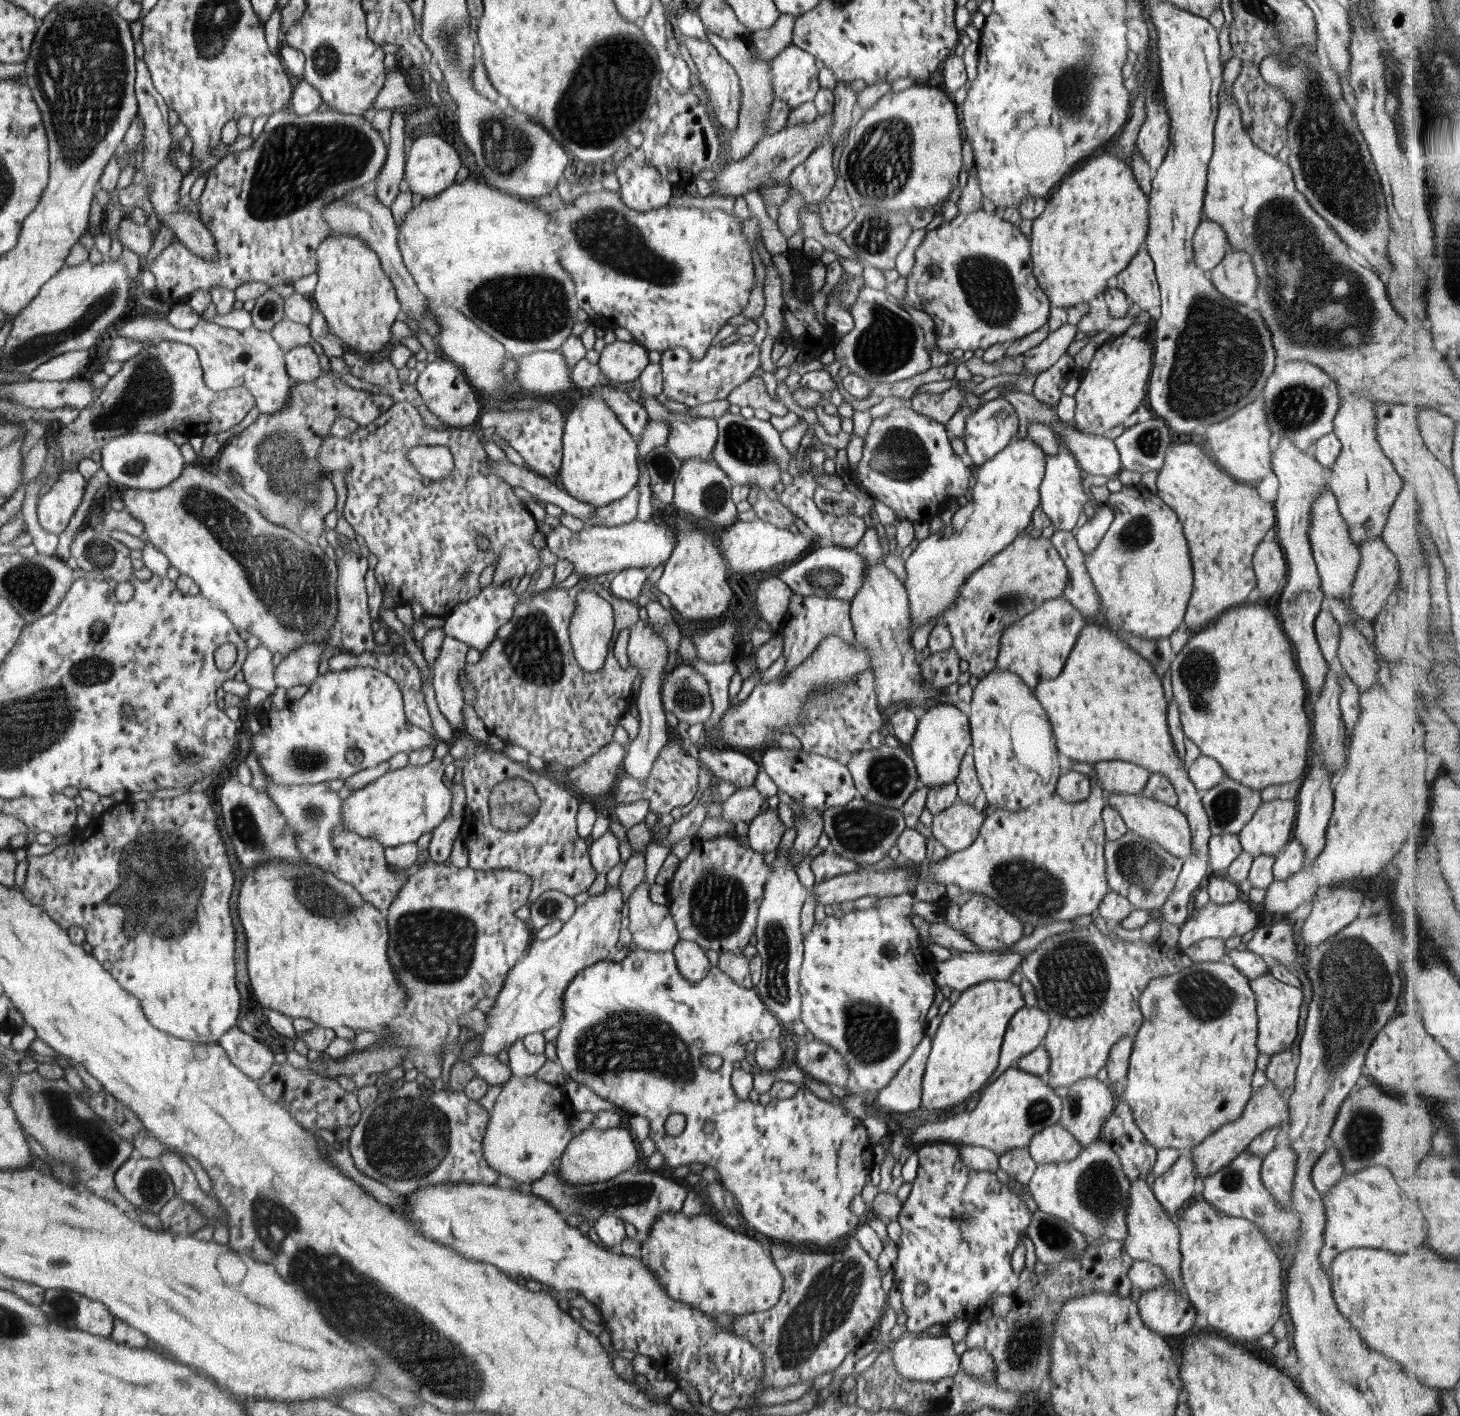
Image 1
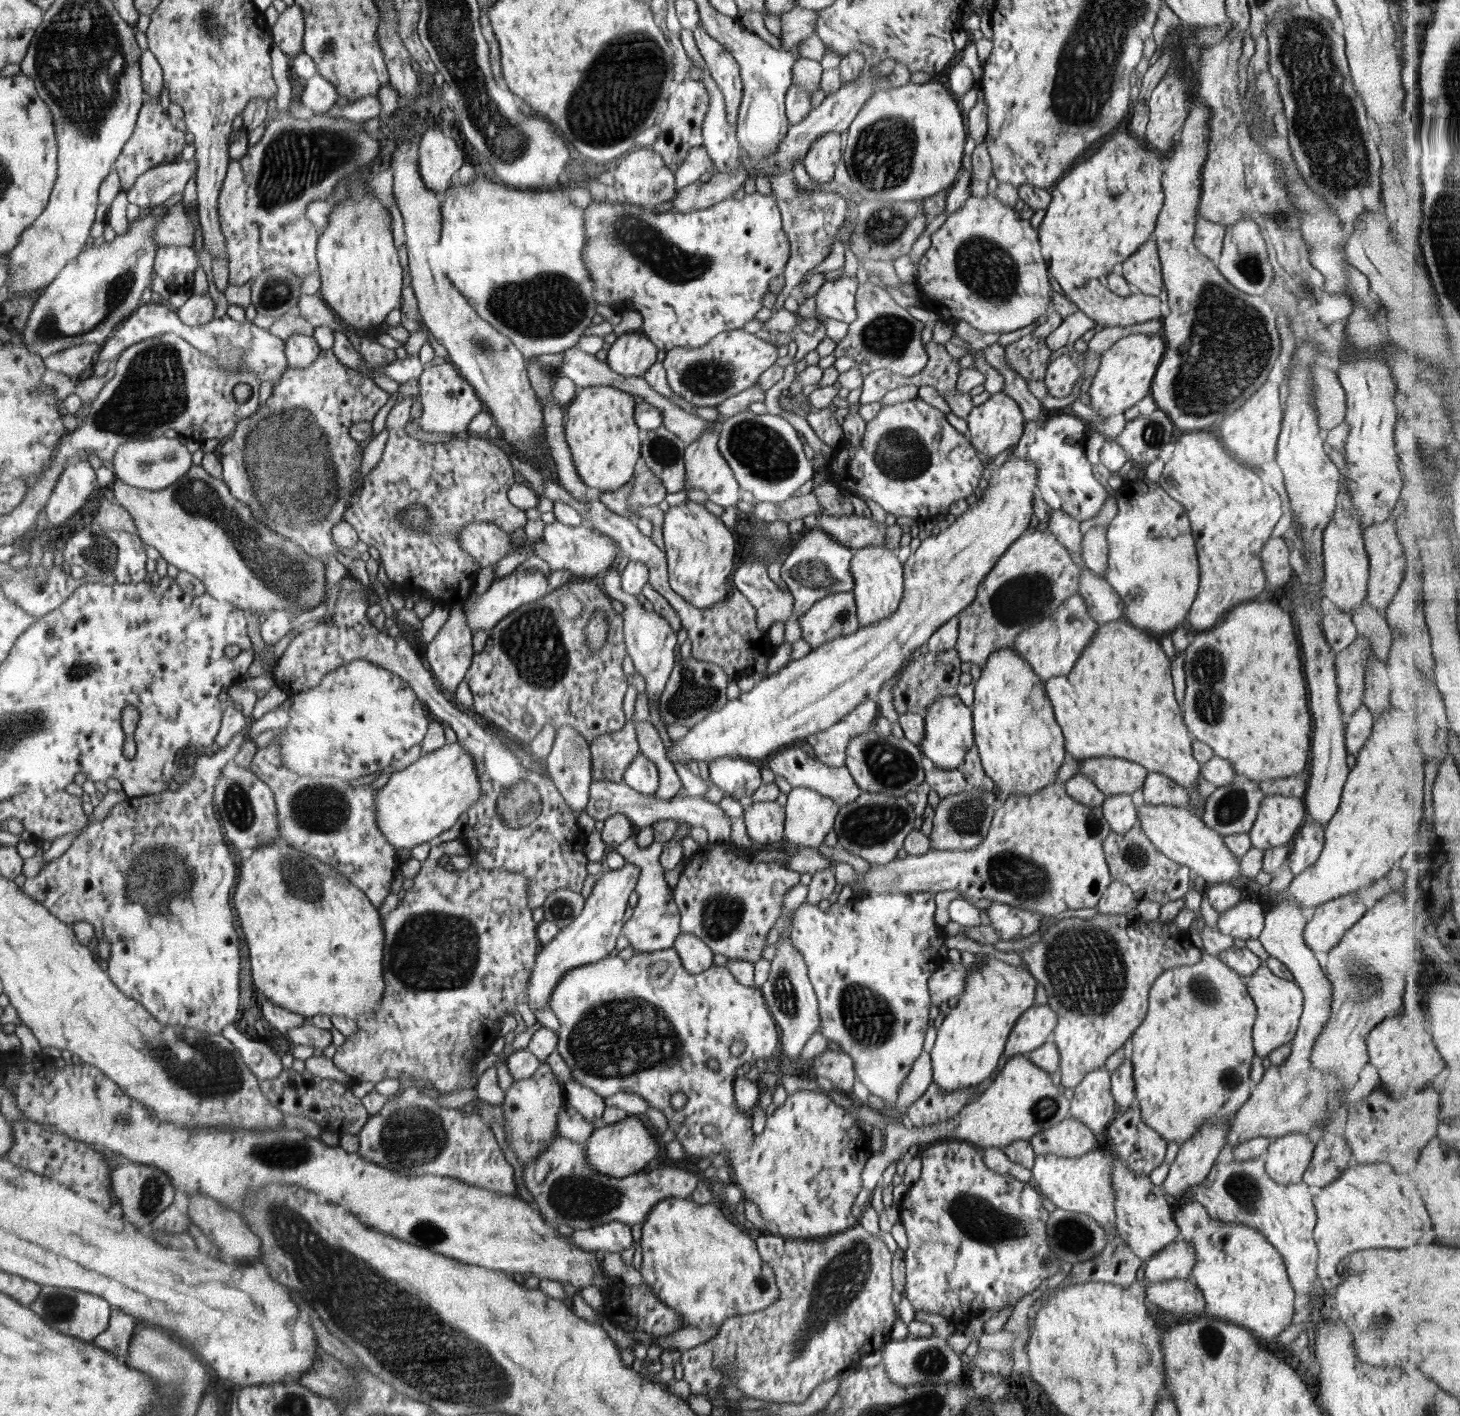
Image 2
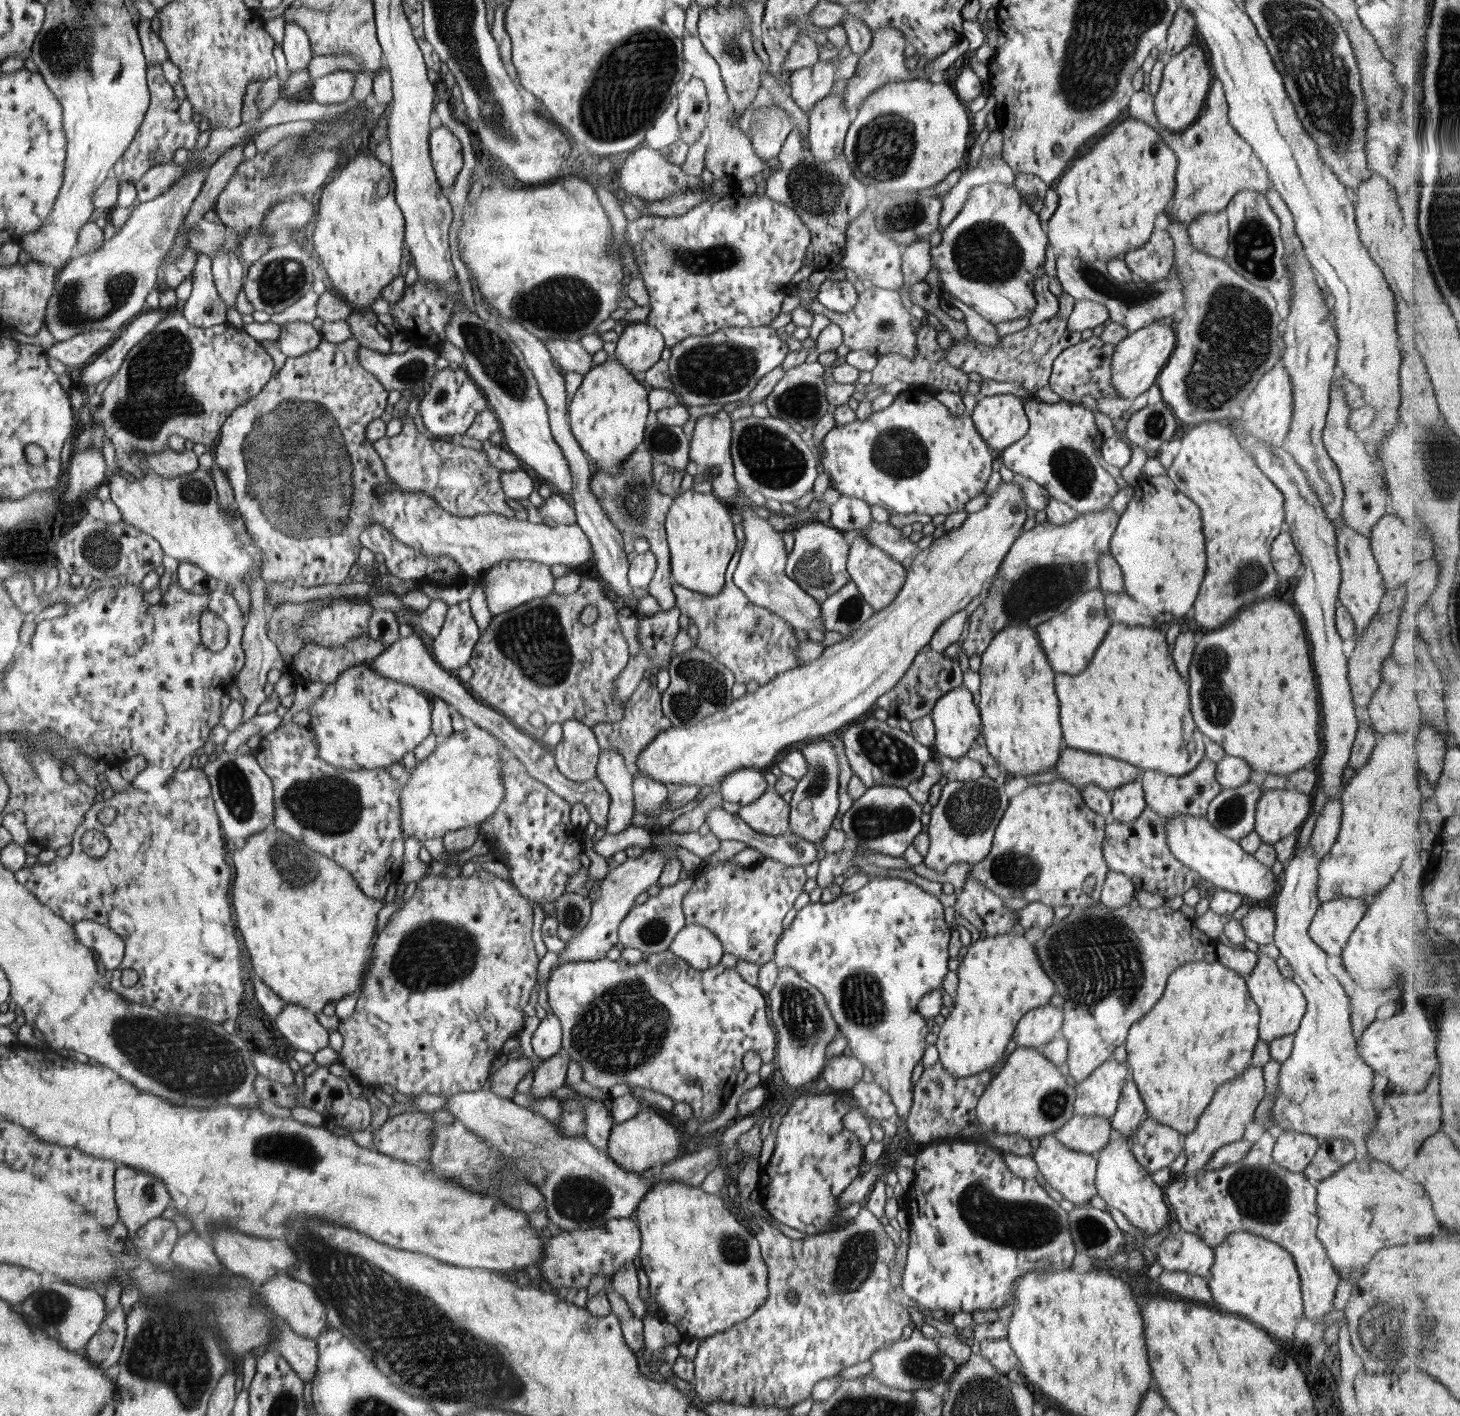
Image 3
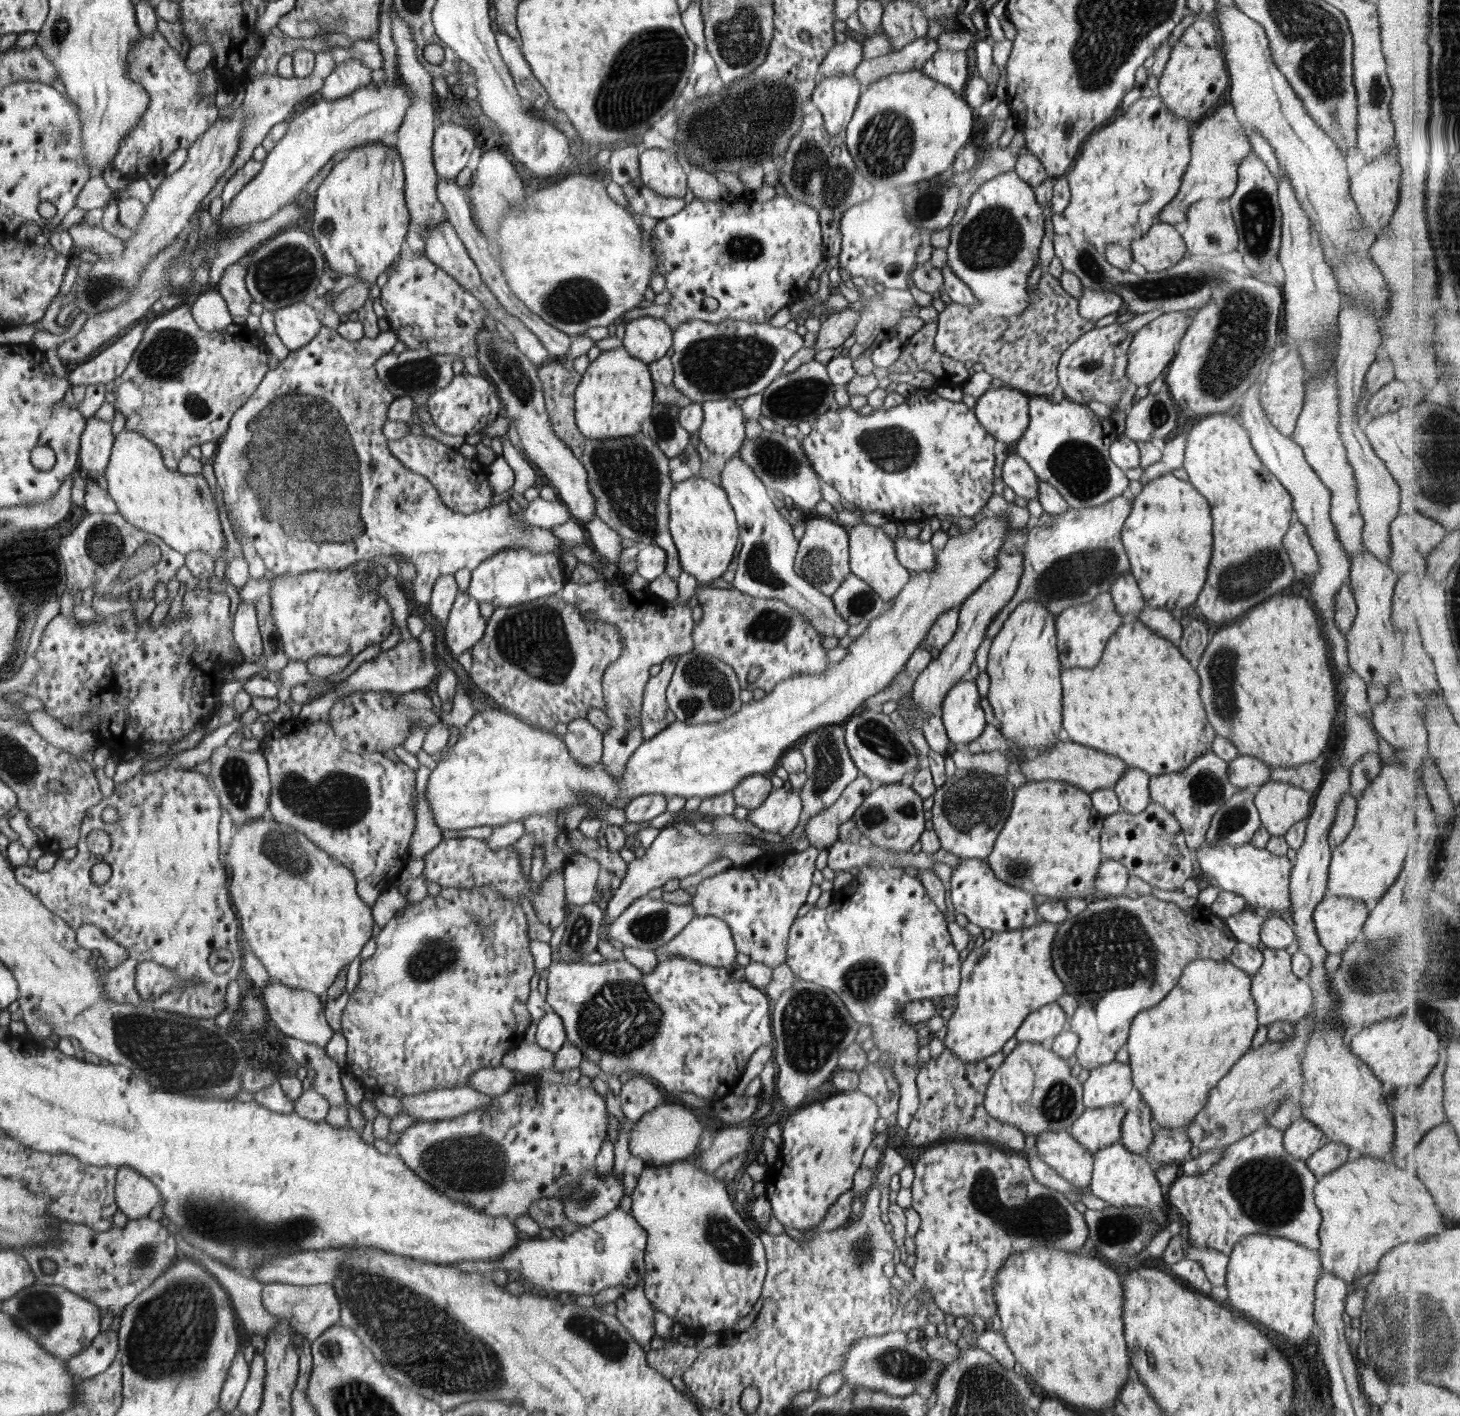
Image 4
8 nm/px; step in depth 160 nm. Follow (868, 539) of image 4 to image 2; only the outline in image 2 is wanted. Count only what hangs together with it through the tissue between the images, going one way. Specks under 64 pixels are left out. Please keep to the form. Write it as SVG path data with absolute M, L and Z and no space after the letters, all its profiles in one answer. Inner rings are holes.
M866 546L854 550L850 561L850 572L854 579L853 595L857 606L858 624L861 627L884 620L897 611L904 596L903 564L896 552L883 546Z

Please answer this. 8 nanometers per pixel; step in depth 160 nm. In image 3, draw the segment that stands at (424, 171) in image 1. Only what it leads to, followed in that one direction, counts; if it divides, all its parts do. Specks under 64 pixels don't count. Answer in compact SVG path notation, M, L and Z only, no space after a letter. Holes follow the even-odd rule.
M436 124L431 132L431 153L436 176L447 190L453 186L458 172L462 170L462 148L460 140L444 125Z

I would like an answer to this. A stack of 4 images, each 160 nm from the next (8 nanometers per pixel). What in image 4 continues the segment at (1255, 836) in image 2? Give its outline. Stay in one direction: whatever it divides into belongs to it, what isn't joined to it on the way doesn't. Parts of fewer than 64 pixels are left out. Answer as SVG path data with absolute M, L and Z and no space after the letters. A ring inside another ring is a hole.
M1269 780L1255 793L1260 824L1271 837L1285 836L1292 826L1309 816L1312 796L1296 785Z

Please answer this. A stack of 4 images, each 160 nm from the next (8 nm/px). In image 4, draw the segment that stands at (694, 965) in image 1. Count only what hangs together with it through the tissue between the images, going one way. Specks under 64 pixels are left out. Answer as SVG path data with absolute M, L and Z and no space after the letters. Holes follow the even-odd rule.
M694 916L680 934L677 934L668 944L665 944L663 952L667 956L690 959L698 962L698 964L704 964L704 966L729 969L735 965L737 953L738 950L730 927L717 916Z

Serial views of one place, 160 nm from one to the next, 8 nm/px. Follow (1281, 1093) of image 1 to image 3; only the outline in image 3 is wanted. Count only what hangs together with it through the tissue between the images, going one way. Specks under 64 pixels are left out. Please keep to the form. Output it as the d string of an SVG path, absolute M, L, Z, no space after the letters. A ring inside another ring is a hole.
M1312 846L1288 860L1285 884L1278 894L1275 912L1274 944L1294 970L1292 980L1302 989L1307 1007L1293 1040L1290 1056L1281 1063L1279 1090L1275 1094L1273 1126L1295 1130L1319 1140L1334 1138L1364 1144L1367 1132L1379 1117L1370 1093L1374 1084L1372 1070L1359 1054L1352 1034L1351 1008L1342 984L1326 967L1324 952L1308 934L1312 919L1321 905L1316 896L1318 864Z

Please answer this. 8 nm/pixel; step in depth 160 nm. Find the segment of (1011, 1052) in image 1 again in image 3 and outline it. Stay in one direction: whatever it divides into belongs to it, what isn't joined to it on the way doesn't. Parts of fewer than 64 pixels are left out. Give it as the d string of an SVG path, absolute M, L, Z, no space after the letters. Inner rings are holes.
M1050 1003L1027 1012L1017 1024L1012 1036L1018 1047L1040 1050L1058 1036L1063 1025L1063 1010Z

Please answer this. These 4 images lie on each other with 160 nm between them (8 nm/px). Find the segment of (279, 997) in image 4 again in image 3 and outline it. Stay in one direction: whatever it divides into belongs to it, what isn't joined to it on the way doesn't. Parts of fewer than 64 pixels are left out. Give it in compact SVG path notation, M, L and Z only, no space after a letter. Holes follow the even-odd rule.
M285 1003L274 1022L280 1034L291 1044L291 1051L305 1050L314 1055L329 1046L328 1031L320 1025L313 1010Z

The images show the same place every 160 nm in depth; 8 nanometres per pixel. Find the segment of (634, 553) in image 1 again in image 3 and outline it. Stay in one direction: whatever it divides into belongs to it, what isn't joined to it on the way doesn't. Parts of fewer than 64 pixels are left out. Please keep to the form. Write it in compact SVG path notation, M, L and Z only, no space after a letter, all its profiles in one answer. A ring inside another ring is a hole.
M352 337L337 345L321 340L314 352L300 358L287 358L263 391L250 399L248 404L233 411L223 425L213 462L228 478L238 513L244 519L253 545L263 554L261 576L265 581L283 583L293 578L310 588L348 580L348 576L352 576L352 568L360 564L360 552L364 552L361 534L373 522L426 556L447 556L455 560L466 576L472 579L484 576L487 569L501 560L538 561L549 567L564 564L573 569L592 560L590 541L576 523L550 527L502 513L459 517L449 513L424 492L390 490L376 496L376 487L390 485L390 478L375 442L368 438L366 428L384 414L388 392L378 378L360 366L357 359L359 349L359 342Z

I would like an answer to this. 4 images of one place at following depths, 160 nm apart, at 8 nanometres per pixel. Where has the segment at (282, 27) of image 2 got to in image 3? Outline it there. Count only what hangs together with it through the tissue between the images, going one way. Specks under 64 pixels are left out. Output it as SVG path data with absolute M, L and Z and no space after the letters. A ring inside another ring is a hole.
M286 22L281 45L290 72L303 71L309 68L309 62L314 54L309 43L309 36L303 28L300 28L297 24Z

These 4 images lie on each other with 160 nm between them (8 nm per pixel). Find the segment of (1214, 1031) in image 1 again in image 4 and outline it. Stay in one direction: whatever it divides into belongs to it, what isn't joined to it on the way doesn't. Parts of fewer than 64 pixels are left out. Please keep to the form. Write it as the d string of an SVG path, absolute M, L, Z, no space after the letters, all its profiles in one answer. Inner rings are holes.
M1212 959L1196 960L1188 964L1182 971L1178 984L1159 1002L1150 1008L1139 1012L1132 1021L1129 1028L1129 1037L1126 1041L1129 1052L1129 1065L1132 1073L1133 1086L1138 1090L1139 1095L1148 1107L1151 1108L1151 1115L1161 1127L1185 1130L1192 1122L1196 1113L1205 1106L1208 1093L1220 1080L1230 1072L1230 1069L1238 1062L1238 1059L1248 1052L1253 1046L1254 1034L1258 1030L1259 1022L1257 1019L1257 1006L1251 995L1251 976L1236 968L1228 959L1214 961Z

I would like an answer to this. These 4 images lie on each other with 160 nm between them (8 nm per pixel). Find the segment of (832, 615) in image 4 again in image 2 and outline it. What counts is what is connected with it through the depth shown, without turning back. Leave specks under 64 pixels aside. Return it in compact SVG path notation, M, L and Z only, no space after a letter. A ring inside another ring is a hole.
M752 555L738 563L732 582L756 609L756 624L768 630L774 623L786 623L795 612L790 589L780 588L768 574L768 564Z

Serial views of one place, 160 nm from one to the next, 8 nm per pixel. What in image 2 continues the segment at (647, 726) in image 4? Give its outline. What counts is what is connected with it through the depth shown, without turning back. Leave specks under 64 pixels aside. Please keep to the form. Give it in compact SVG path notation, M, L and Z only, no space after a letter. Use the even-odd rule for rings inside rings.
M646 692L637 694L634 707L629 723L620 730L605 732L591 740L593 781L622 782L625 770L640 752L637 724L650 720L650 704Z

